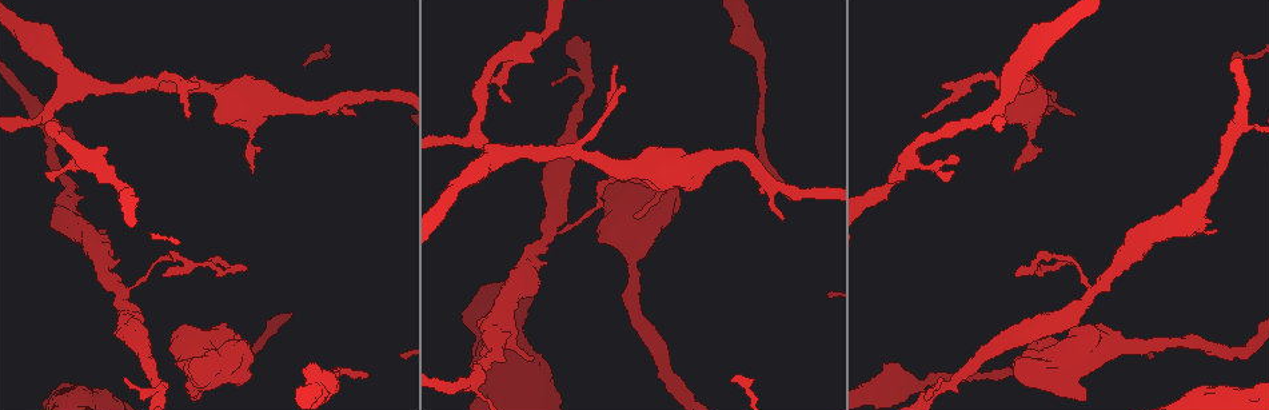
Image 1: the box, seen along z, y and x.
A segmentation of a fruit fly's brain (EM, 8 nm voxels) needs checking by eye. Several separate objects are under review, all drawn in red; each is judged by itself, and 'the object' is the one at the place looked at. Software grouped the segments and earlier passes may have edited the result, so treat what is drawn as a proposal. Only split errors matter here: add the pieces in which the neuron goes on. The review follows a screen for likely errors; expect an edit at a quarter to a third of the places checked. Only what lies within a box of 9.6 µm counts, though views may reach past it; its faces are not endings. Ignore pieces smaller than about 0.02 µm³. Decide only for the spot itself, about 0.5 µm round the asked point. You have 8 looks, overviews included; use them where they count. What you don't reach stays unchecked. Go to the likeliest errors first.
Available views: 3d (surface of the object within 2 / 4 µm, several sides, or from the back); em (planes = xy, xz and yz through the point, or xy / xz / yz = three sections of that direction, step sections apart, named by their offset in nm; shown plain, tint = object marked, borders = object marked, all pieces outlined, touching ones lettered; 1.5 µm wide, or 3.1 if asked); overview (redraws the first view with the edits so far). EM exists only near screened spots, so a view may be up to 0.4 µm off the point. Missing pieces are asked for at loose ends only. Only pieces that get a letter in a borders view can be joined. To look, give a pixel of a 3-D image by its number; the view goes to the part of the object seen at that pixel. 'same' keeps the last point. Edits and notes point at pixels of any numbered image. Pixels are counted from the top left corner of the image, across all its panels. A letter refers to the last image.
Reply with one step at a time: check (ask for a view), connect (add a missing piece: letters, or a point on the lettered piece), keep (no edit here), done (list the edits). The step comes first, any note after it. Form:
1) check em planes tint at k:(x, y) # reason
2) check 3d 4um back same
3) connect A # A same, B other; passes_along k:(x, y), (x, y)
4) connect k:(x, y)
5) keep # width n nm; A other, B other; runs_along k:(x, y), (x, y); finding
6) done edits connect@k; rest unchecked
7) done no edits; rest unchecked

check em planes tint at 1:(365, 377) # long arm stops here

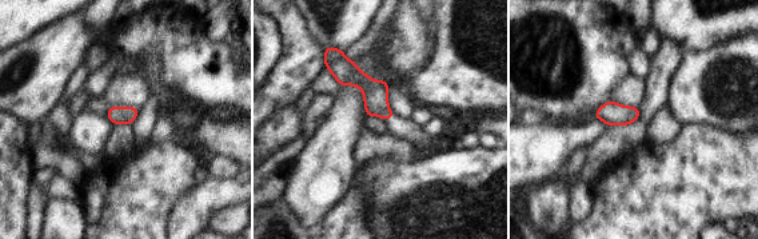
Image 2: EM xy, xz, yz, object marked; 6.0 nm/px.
check em planes borders same # what lies round it

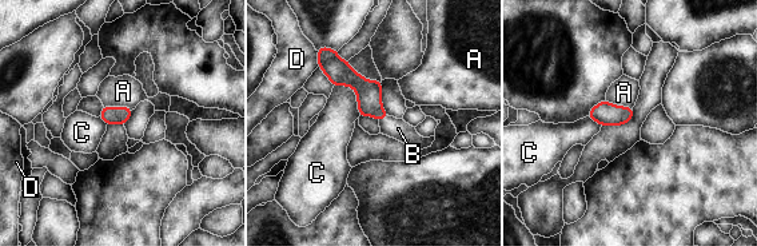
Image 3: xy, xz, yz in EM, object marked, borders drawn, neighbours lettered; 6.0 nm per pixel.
connect B # width 110 nm; A other, B same, C other, D other; passes_along 3:(369, 92), (383, 116), (398, 129); it goes on there

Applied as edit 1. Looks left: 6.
check overview

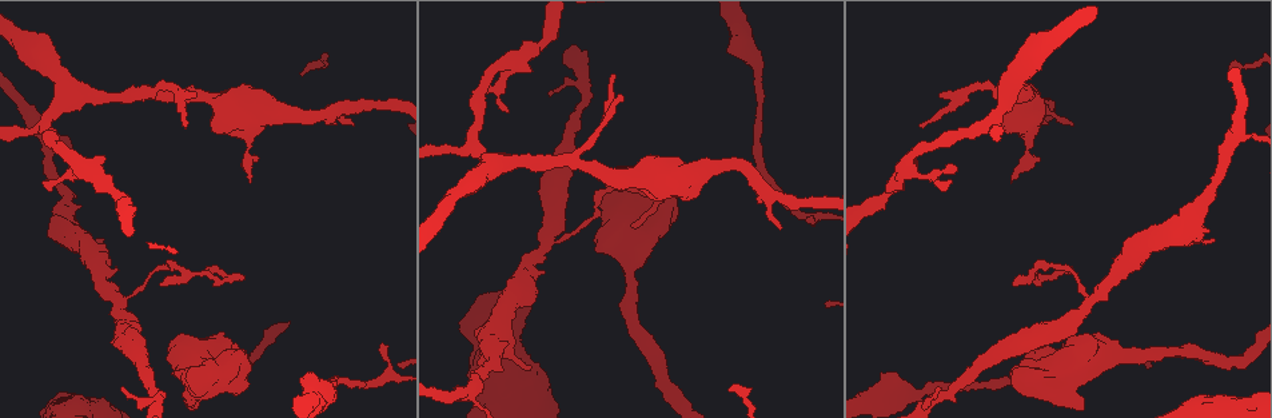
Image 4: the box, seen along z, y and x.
check em yz step 8 borders at 4:(1010, 183) # thin end

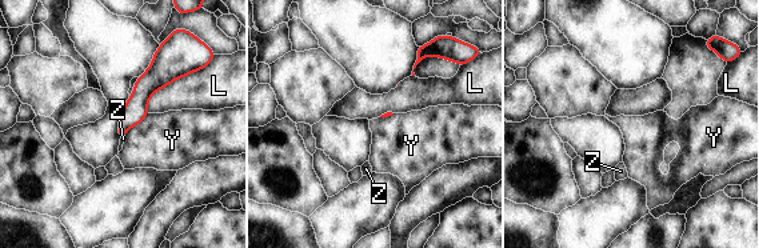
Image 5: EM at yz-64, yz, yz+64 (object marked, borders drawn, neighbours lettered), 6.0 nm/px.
check em xy step 8 borders same # cut it another way

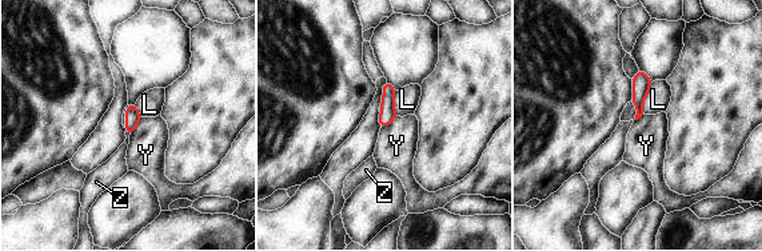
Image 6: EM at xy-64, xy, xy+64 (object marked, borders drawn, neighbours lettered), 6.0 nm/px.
connect Z # L other, Y other, Z same; passes_along 6:(132, 118), (128, 132), (115, 167); the neuron continues

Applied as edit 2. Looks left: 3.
check overview # see it whole again

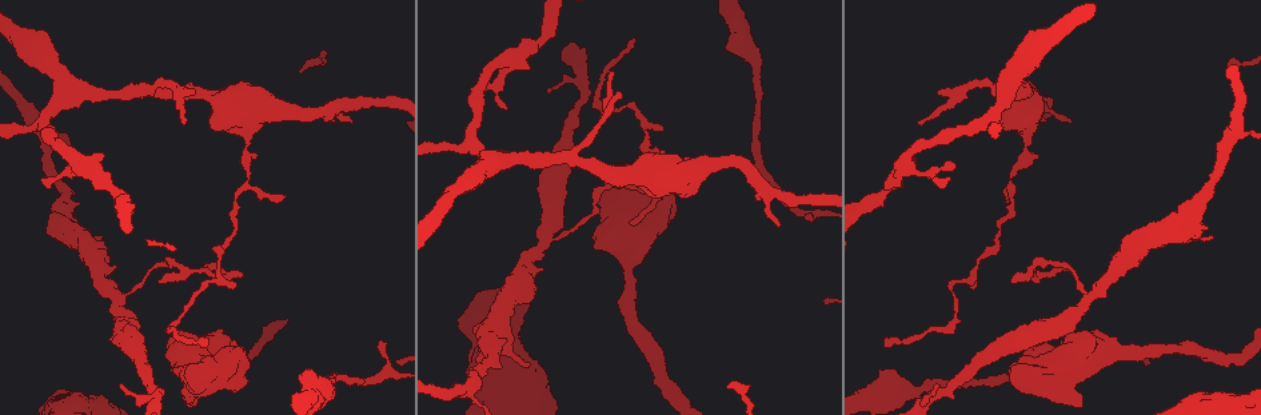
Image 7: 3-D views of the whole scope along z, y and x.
check em planes borders at 7:(237, 358) # free end

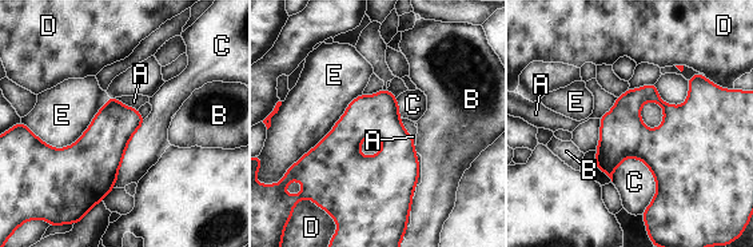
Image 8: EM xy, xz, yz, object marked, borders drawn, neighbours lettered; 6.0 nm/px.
keep # A other, B other, C other, D other, E other; border 8:(629, 156), (656, 184), (642, 214); none of them fits

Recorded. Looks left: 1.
done edits connect@3, connect@6; rest unchecked

